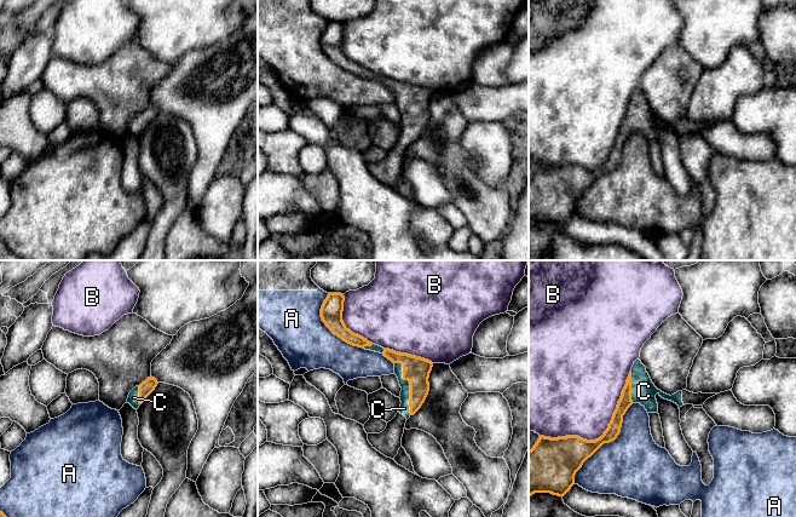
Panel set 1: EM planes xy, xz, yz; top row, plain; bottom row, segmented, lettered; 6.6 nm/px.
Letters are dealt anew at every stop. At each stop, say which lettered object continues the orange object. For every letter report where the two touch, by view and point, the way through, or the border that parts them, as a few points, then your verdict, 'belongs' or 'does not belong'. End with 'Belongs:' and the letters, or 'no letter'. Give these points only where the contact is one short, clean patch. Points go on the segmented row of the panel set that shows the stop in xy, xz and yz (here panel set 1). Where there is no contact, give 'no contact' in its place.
A: contact yz (606, 442); does not belong
B: contact yz (603, 435); does not belong
C: contact xz (410, 385); belongs
Belongs: C

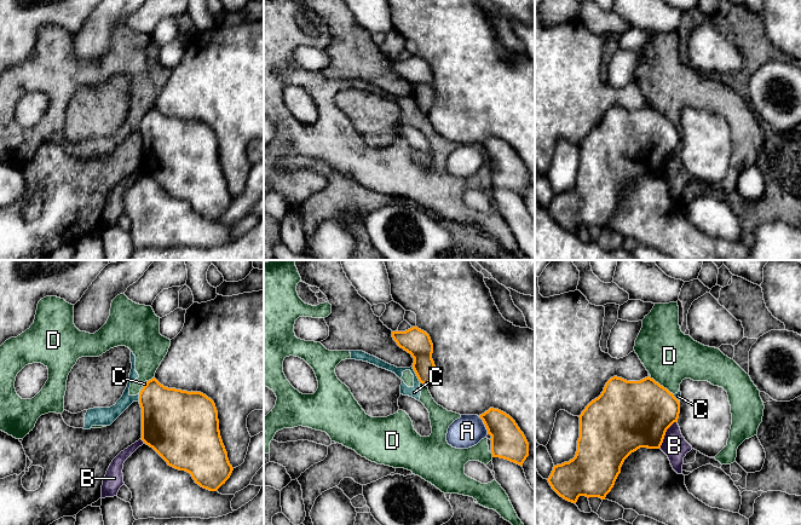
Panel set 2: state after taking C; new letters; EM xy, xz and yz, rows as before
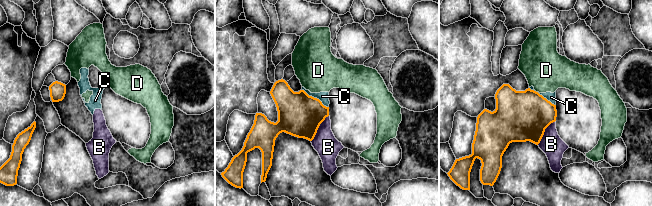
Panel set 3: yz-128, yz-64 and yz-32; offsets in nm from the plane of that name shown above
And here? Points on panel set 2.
A: contact xz (484, 423); border xz (478, 416), (488, 433); does not belong
B: contact yz (664, 434); border yz (676, 421), (667, 430), (663, 442), (658, 448); does not belong
C: contact xz (415, 373); border xz (411, 367), (420, 381); does not belong
D: contact yz (662, 386); does not belong
Belongs: no letter

